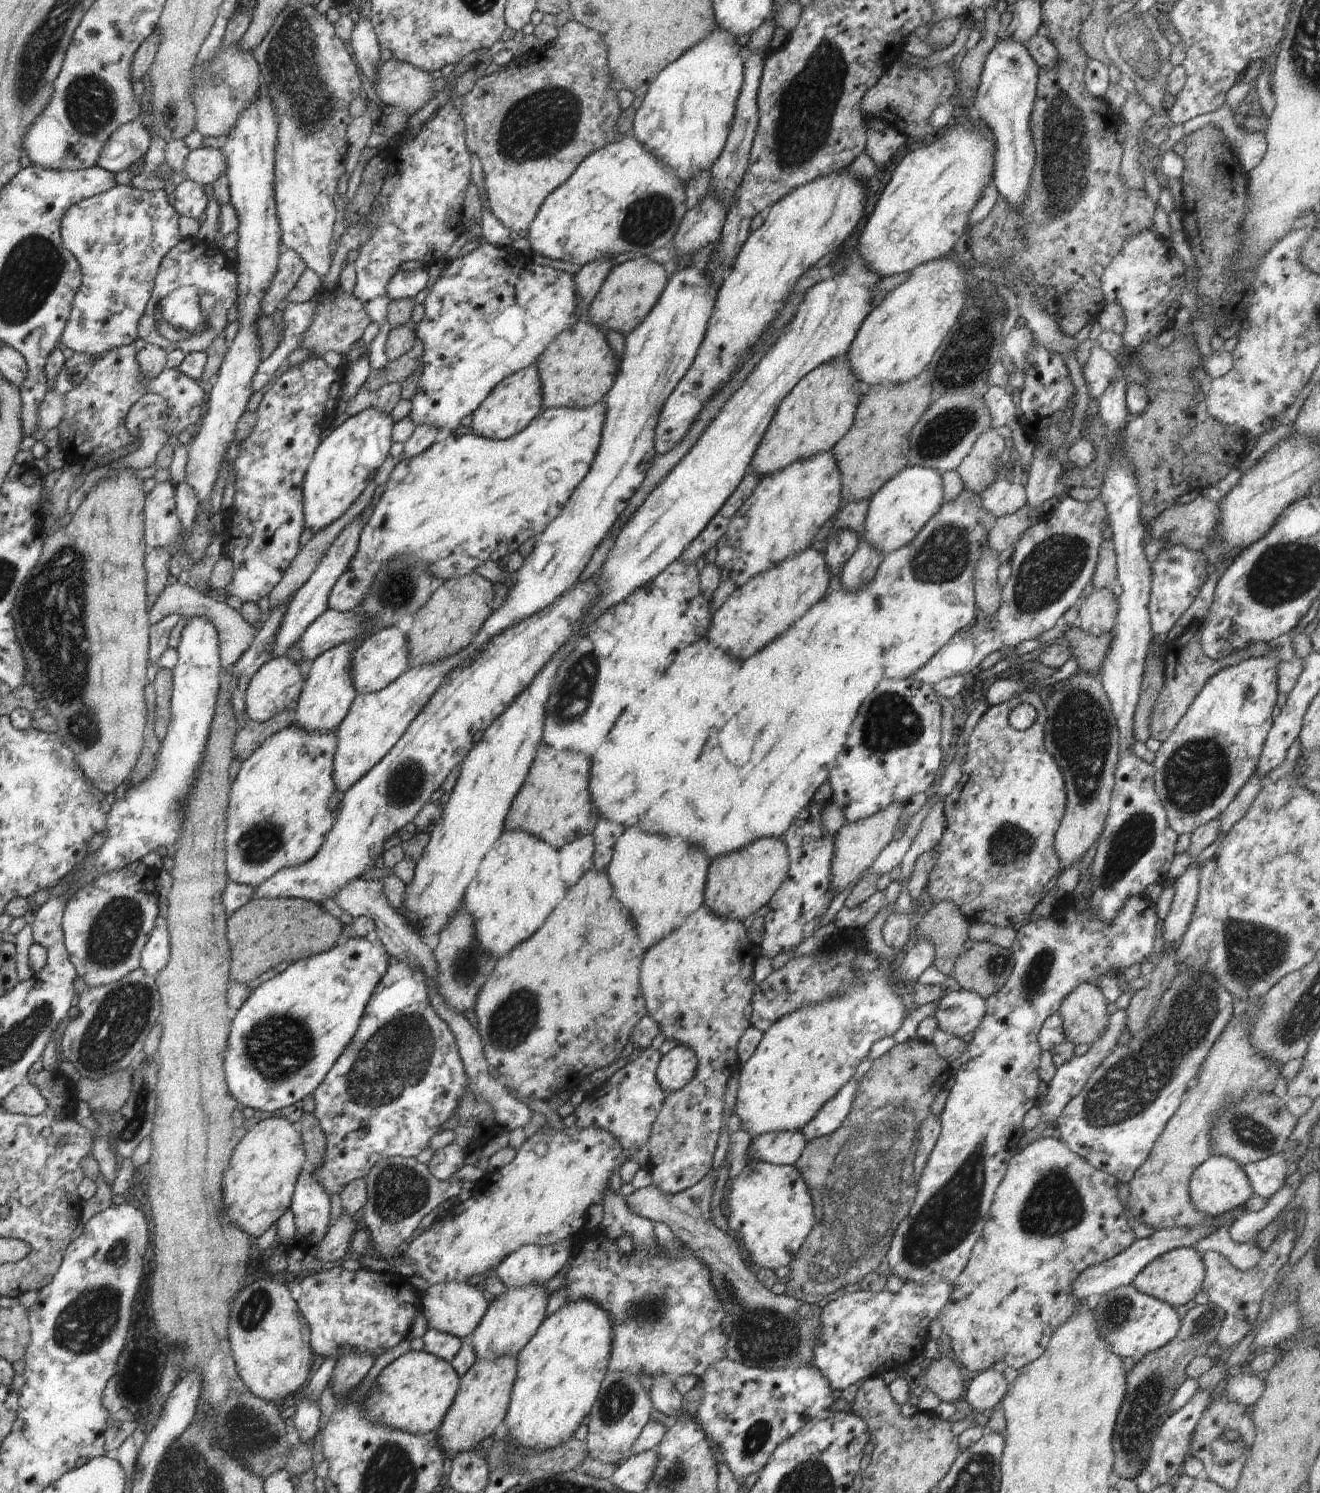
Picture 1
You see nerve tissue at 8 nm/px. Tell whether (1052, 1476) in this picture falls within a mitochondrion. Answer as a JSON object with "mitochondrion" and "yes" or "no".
{"mitochondrion":"no"}

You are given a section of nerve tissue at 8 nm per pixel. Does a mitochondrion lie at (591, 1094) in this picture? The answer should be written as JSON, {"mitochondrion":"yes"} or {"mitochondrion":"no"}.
{"mitochondrion":"no"}

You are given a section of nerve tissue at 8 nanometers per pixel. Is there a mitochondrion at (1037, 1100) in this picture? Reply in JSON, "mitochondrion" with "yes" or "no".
{"mitochondrion":"no"}

